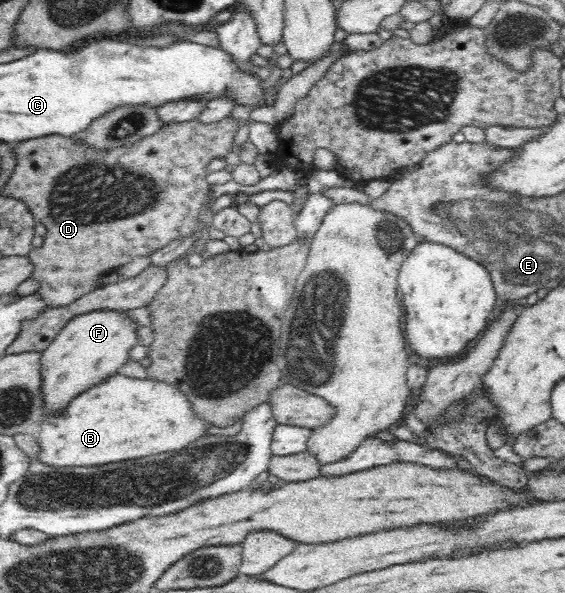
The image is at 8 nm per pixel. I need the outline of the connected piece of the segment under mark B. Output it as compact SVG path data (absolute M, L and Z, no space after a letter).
M121 374L112 375L102 381L90 391L74 398L68 405L62 417L44 417L41 423L41 432L38 442L40 442L40 455L37 459L42 463L57 467L92 467L94 465L104 466L126 459L136 459L136 457L148 457L148 455L158 455L166 451L178 451L184 449L188 443L194 443L198 439L210 437L208 430L214 427L213 423L206 422L200 418L192 402L188 401L188 396L174 384L166 381L132 378Z

